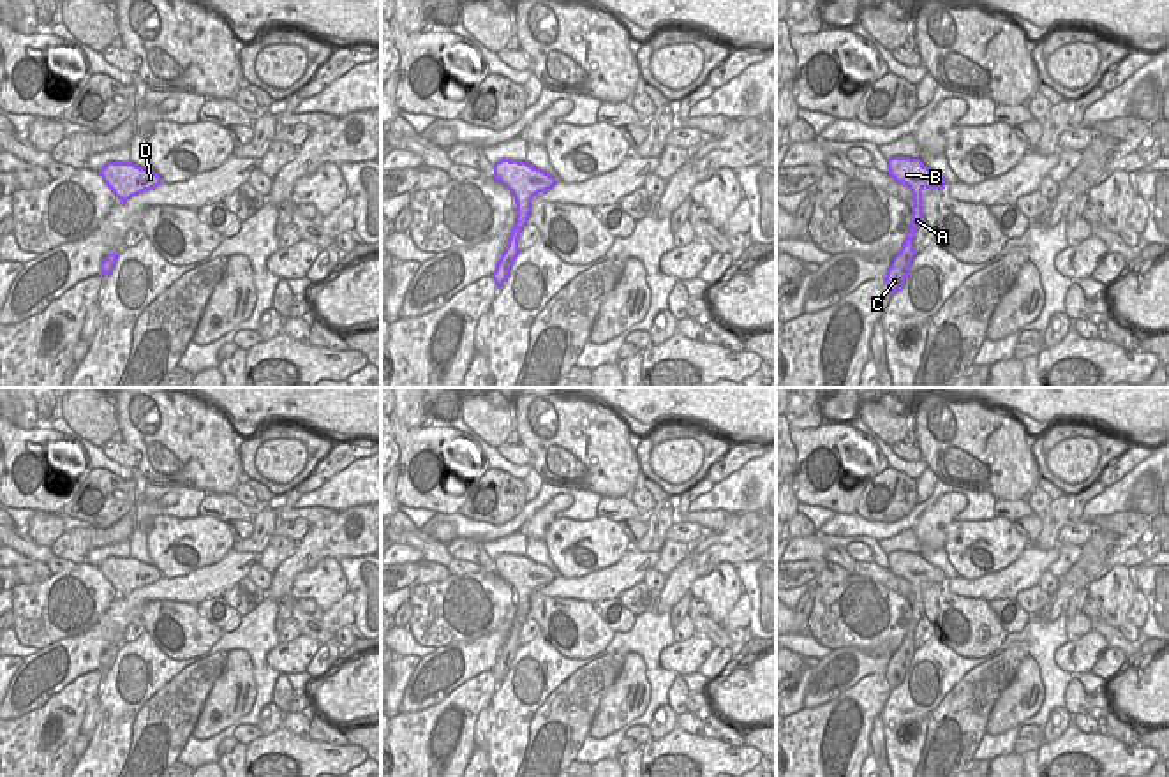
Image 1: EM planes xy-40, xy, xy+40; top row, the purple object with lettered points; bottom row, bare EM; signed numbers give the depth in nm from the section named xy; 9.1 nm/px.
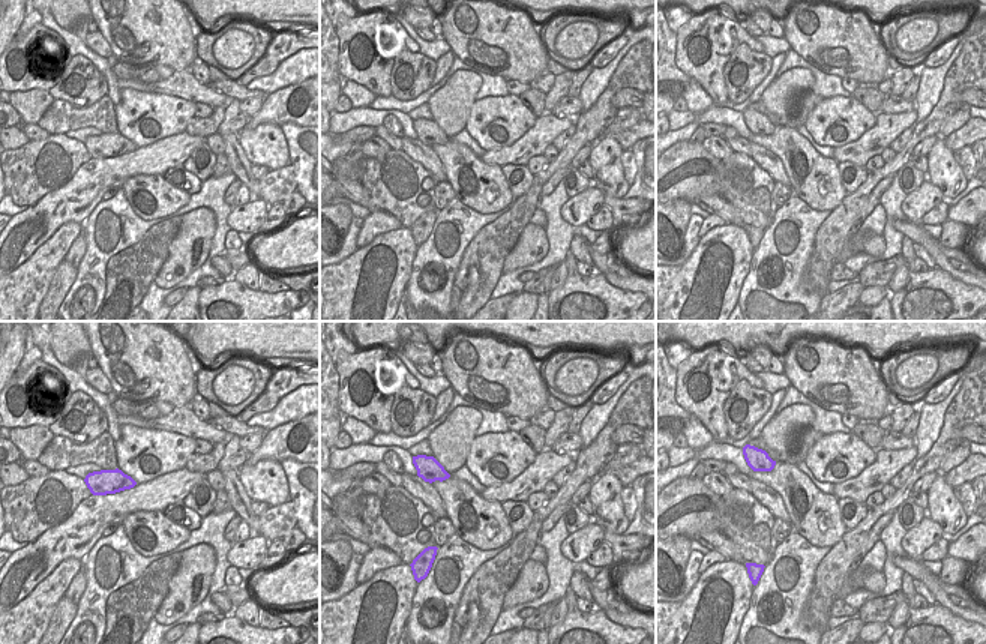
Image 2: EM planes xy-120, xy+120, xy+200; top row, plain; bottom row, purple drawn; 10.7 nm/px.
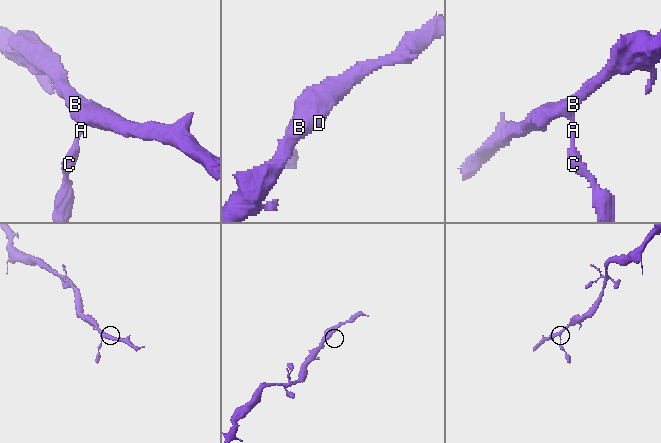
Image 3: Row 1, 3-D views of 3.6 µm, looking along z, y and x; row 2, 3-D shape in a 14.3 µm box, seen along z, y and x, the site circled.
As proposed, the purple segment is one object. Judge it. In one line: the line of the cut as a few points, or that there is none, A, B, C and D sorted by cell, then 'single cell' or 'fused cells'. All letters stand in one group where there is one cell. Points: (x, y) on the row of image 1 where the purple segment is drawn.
cut none; groups A B C D; single cell

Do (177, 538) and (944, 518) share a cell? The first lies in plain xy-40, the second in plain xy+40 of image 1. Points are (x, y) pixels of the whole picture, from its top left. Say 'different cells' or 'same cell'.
different cells

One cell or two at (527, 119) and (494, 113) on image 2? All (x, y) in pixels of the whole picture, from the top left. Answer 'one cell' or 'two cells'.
one cell

